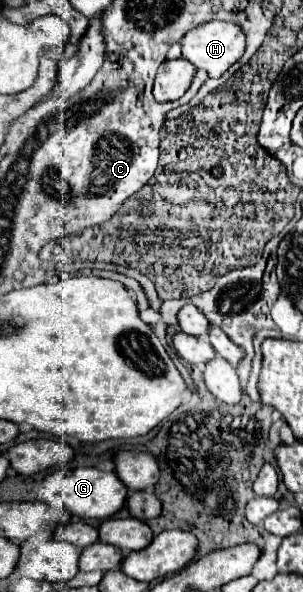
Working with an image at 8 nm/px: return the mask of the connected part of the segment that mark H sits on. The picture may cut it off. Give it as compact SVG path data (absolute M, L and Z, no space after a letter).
M212 20L212 22L204 22L204 24L196 26L194 30L188 30L184 34L184 38L180 40L180 44L182 44L182 56L190 64L194 64L198 70L204 70L210 78L220 78L244 54L246 36L244 36L242 28L232 22Z

